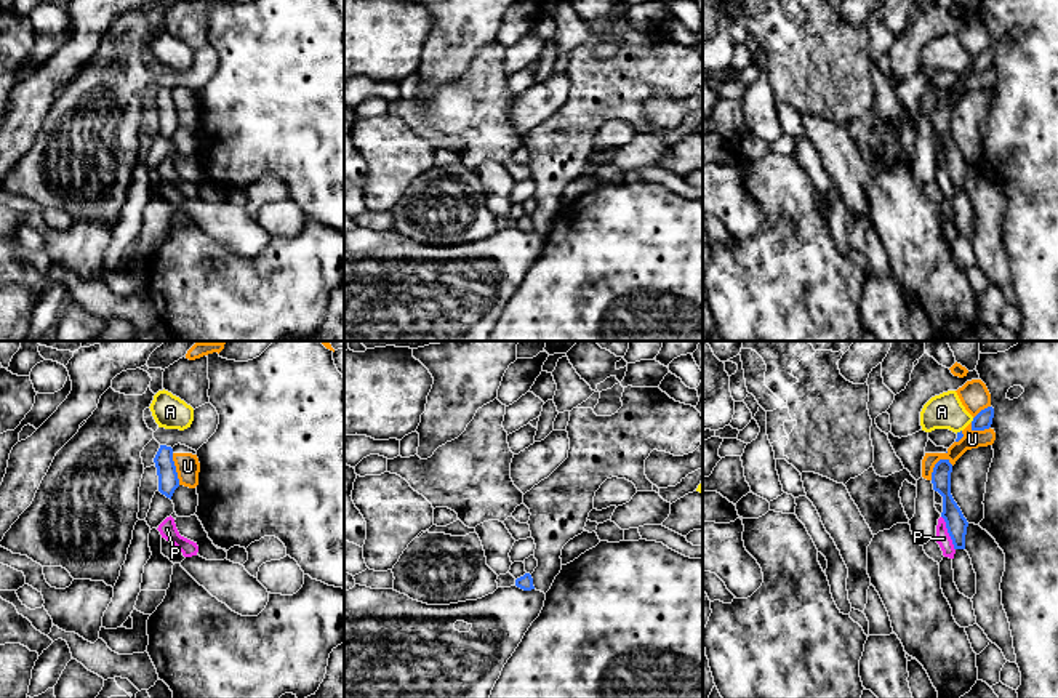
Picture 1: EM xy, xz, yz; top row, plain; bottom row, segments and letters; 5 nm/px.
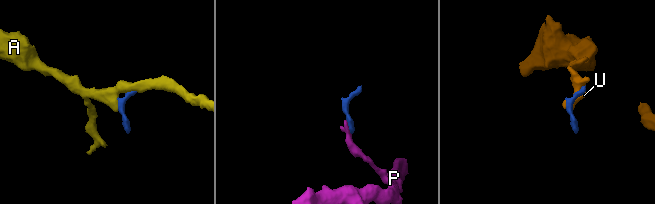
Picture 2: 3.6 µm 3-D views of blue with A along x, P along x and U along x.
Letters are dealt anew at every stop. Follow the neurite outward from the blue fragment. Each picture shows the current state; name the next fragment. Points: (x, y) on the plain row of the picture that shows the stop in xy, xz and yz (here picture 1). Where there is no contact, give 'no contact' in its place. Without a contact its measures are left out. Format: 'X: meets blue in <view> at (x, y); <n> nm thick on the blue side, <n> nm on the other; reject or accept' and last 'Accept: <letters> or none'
A: meets blue in yz at (973, 61); 90 nm thick on the blue side, 180 nm on the other; reject
P: meets blue in yz at (948, 173); 110 nm thick on the blue side, 70 nm on the other; reject
U: meets blue in yz at (935, 108); 100 nm thick on the blue side, 100 nm on the other; reject
Accept: none

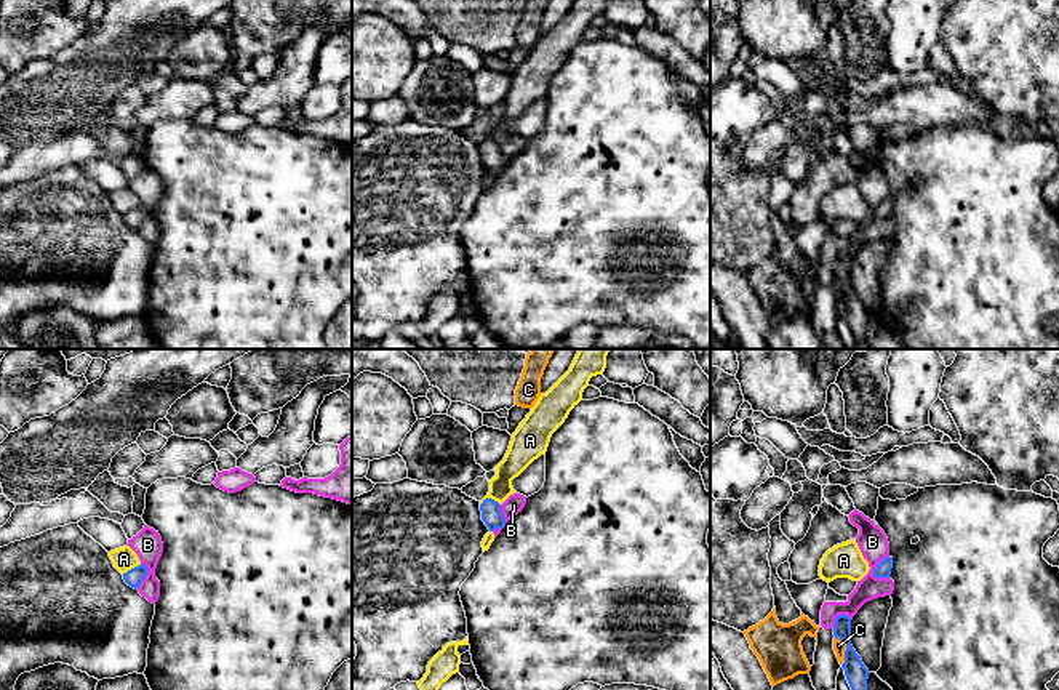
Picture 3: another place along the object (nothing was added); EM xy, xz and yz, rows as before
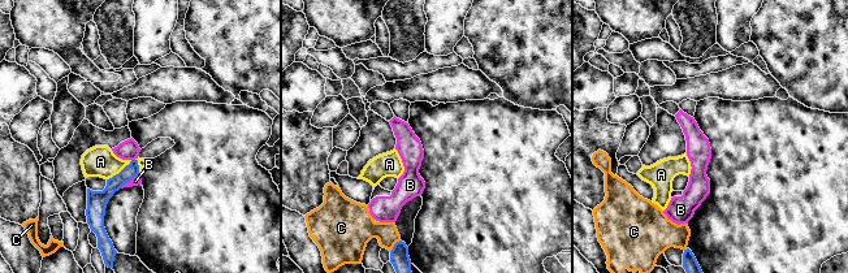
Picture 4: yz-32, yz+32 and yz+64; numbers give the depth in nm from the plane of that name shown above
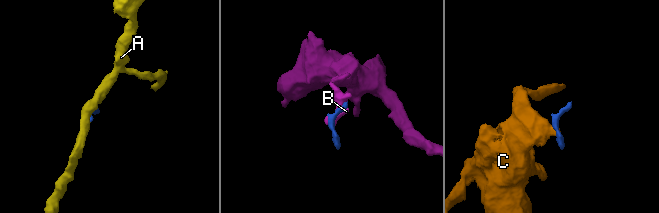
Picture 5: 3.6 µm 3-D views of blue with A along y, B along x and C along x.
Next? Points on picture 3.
A: meets blue in xz at (490, 140); 110 nm thick on the blue side, 130 nm on the other; reject
B: meets blue in yz at (875, 208); 80 nm thick on the blue side, 150 nm on the other; reject
C: meets blue in yz at (847, 288); 110 nm thick on the blue side, 60 nm on the other; reject
Accept: none

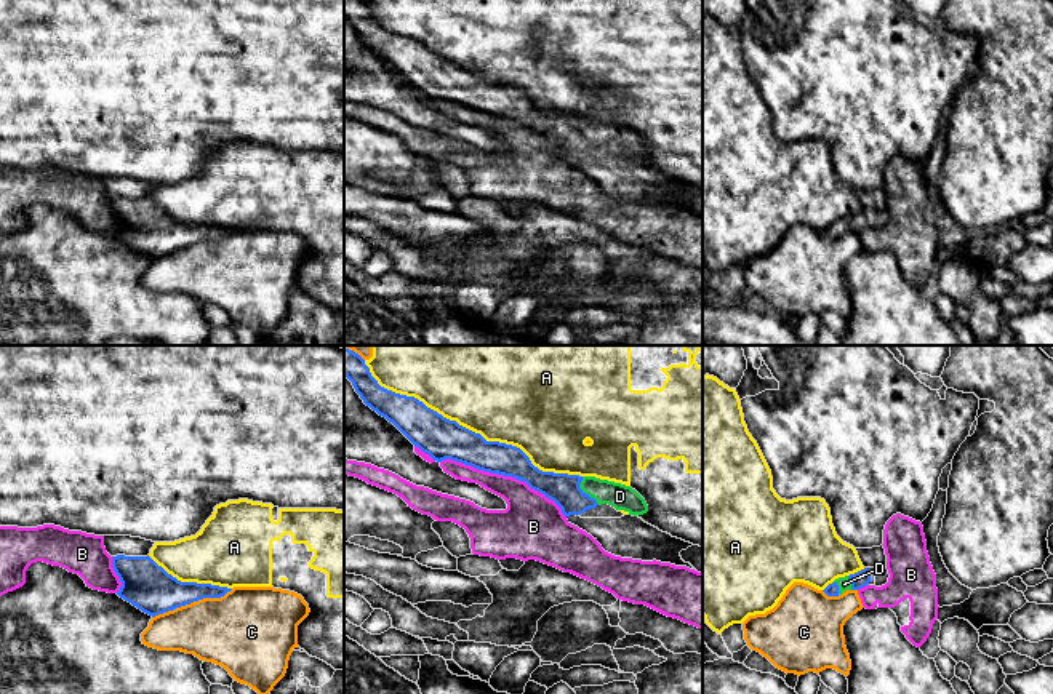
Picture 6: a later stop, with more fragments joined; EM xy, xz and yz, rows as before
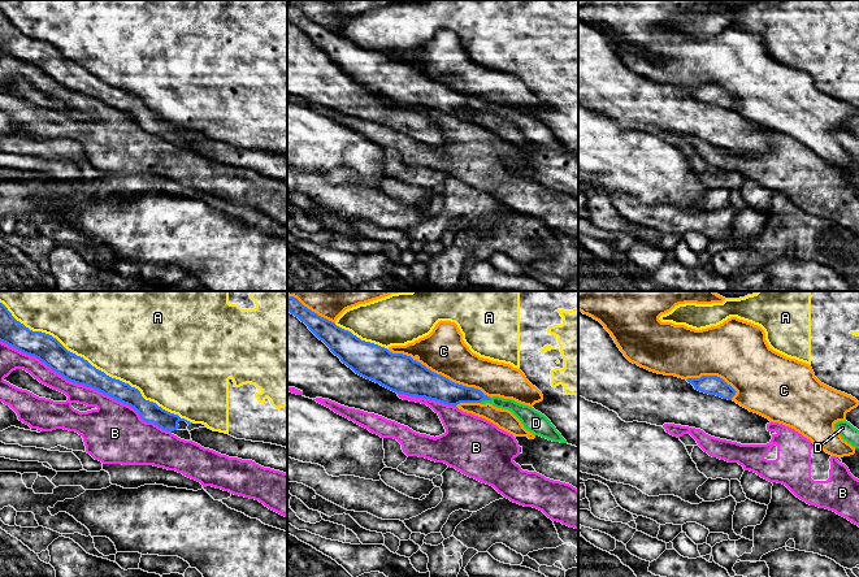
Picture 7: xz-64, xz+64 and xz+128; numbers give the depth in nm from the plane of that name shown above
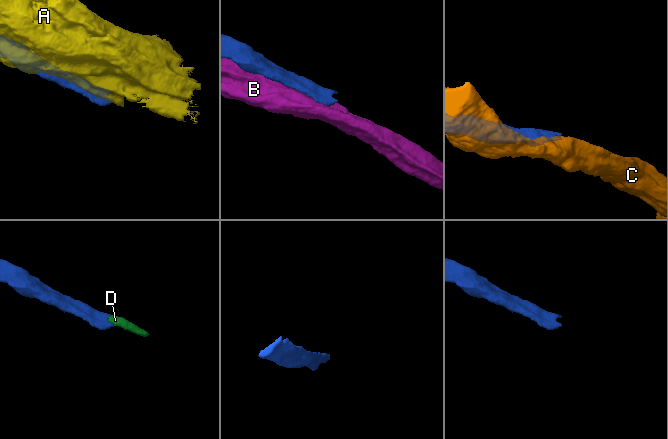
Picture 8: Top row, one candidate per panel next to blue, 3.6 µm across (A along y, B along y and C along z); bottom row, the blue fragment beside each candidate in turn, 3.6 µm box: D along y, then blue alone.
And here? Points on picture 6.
A: meets blue in xz at (468, 71); 200 nm thick on the blue side, 420 nm on the other; reject
B: meets blue in xz at (504, 117); 170 nm thick on the blue side, 260 nm on the other; reject
C: meets blue in xy at (192, 243); 240 nm thick on the blue side, 360 nm on the other; reject
D: meets blue in xz at (584, 135); 160 nm thick on the blue side, 130 nm on the other; accept
Accept: D

